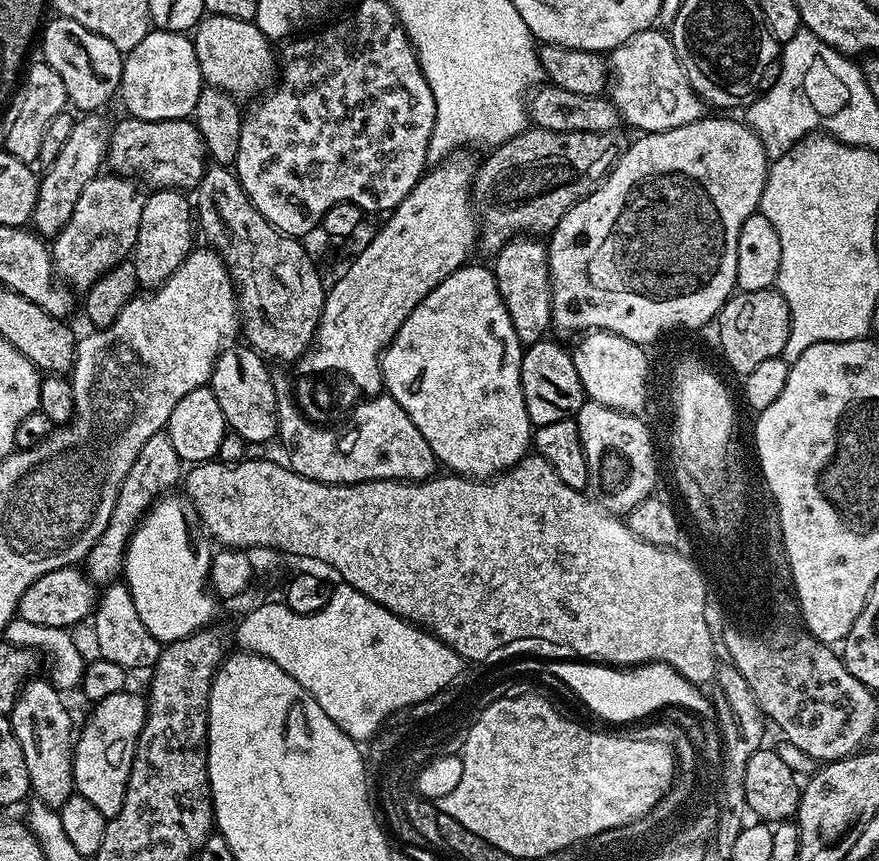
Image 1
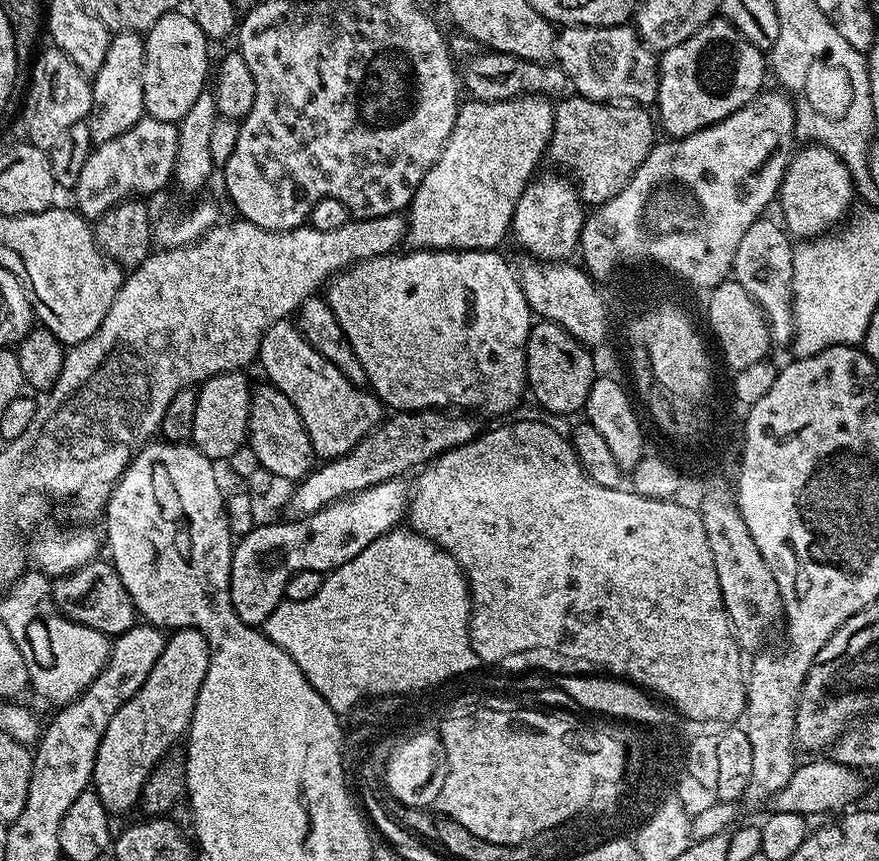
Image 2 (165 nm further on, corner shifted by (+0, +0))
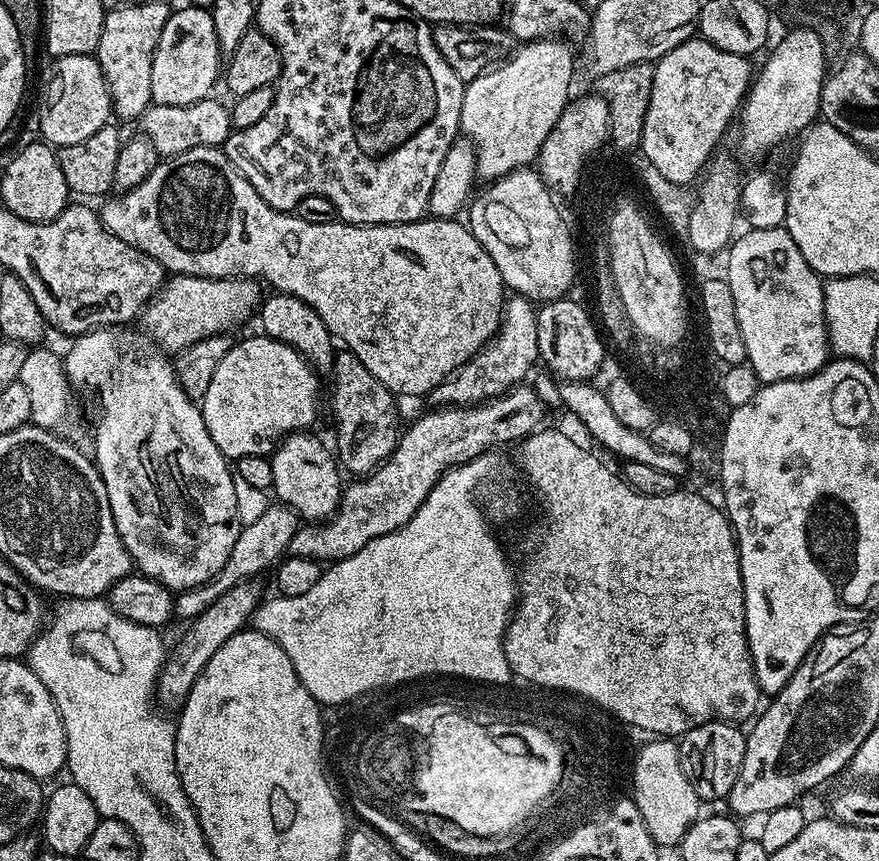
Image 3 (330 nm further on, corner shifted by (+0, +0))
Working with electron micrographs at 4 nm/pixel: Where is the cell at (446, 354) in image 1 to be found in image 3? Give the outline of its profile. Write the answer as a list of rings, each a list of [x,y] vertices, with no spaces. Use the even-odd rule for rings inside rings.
[[[195,148],[177,156],[161,159],[156,169],[141,184],[115,198],[117,200],[105,199],[104,209],[102,207],[99,209],[98,215],[104,223],[104,228],[110,234],[122,238],[122,242],[134,246],[139,252],[144,252],[150,258],[157,260],[163,266],[165,273],[205,276],[206,278],[226,278],[227,276],[259,278],[265,285],[268,283],[276,292],[285,292],[294,298],[302,298],[302,302],[306,302],[306,306],[310,306],[310,310],[314,310],[314,314],[318,314],[318,318],[326,322],[333,337],[339,343],[341,340],[344,343],[341,345],[347,351],[353,352],[358,362],[362,362],[362,366],[366,366],[366,370],[370,370],[370,374],[374,374],[374,378],[378,378],[378,382],[382,382],[382,386],[386,386],[397,397],[424,396],[427,392],[428,395],[435,393],[436,387],[444,381],[445,376],[452,375],[456,369],[462,367],[476,351],[484,347],[500,331],[500,320],[504,316],[506,299],[504,279],[502,274],[498,274],[498,266],[494,266],[490,254],[486,254],[478,238],[474,238],[467,223],[459,219],[425,218],[409,224],[346,224],[343,222],[311,224],[302,222],[302,218],[298,218],[292,212],[279,212],[266,202],[262,202],[254,186],[250,186],[250,182],[246,182],[246,178],[238,174],[238,170],[228,161],[226,154],[220,148]]]

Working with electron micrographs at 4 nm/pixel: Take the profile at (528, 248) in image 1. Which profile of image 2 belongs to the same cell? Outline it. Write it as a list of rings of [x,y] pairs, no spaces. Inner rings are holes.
[[[537,175],[526,190],[522,190],[522,198],[518,198],[518,206],[514,206],[512,215],[511,239],[516,239],[517,246],[528,252],[524,254],[537,262],[564,262],[572,255],[575,257],[586,219],[586,205],[580,199],[575,183],[567,175],[555,175]]]

